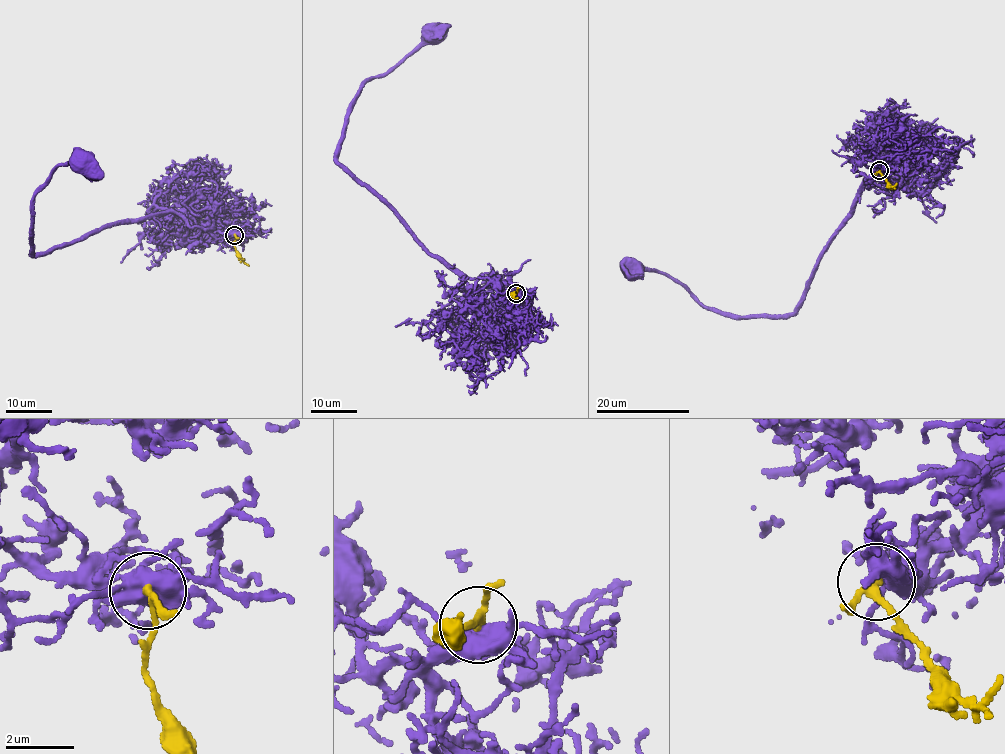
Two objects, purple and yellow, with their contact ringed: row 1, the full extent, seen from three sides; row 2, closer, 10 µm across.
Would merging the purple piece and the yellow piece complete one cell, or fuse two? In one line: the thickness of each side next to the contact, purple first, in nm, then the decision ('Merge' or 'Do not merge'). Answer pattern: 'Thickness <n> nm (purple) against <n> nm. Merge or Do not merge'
Thickness 480 nm (purple) against 180 nm. Merge

